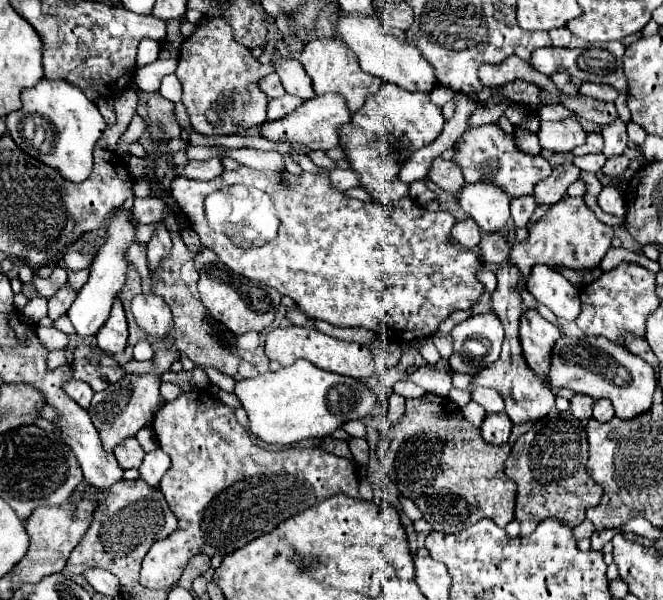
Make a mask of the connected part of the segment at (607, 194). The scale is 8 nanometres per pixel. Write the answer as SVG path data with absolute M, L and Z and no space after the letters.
M611 185L603 187L601 193L597 195L597 203L607 213L613 213L613 215L619 215L619 217L625 217L625 213L627 213L625 199L623 199L623 195L617 187L611 187Z

